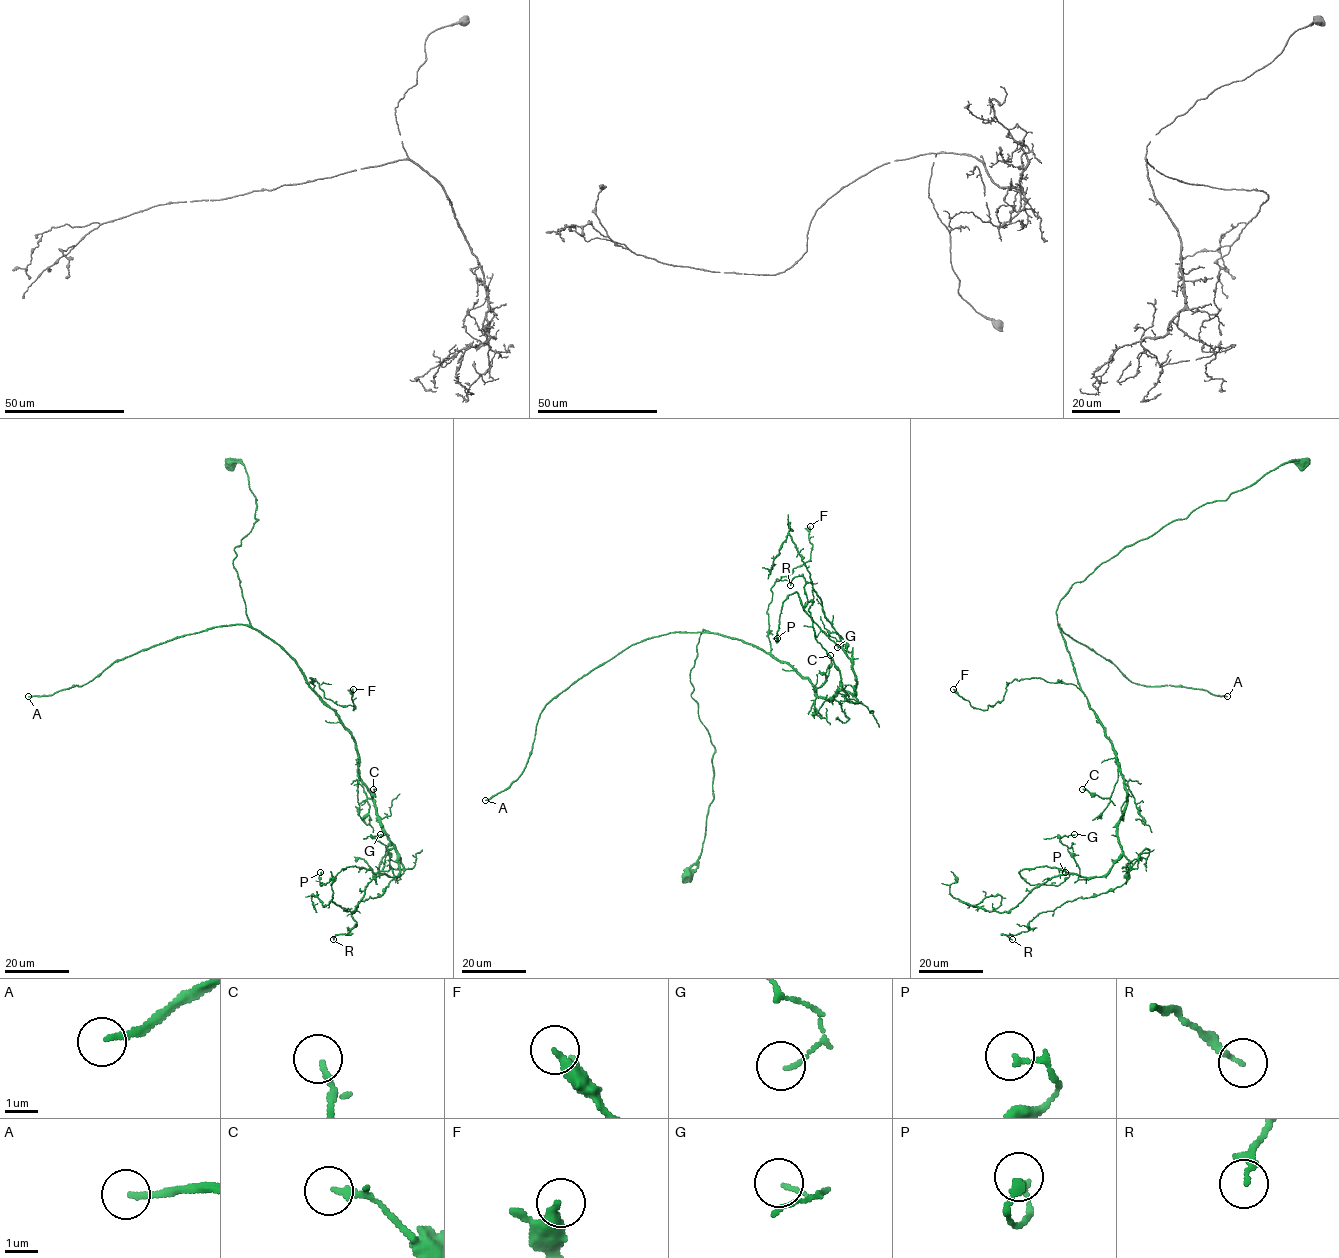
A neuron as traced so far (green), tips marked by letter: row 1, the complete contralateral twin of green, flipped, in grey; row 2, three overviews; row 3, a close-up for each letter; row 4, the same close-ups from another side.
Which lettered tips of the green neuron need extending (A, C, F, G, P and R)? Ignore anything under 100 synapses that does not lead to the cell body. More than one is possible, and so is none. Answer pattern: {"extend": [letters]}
{"extend": ["A"]}

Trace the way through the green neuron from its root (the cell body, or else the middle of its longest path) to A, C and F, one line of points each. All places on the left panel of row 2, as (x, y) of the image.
A: (230, 462), (245, 466), (256, 498), (233, 562), (249, 624), (176, 637), (84, 685), (28, 696)
C: (230, 462), (256, 498), (233, 562), (249, 624), (334, 711), (373, 789)
F: (230, 462), (245, 466), (256, 498), (257, 519), (233, 562), (249, 624), (325, 698), (353, 710), (353, 689)

